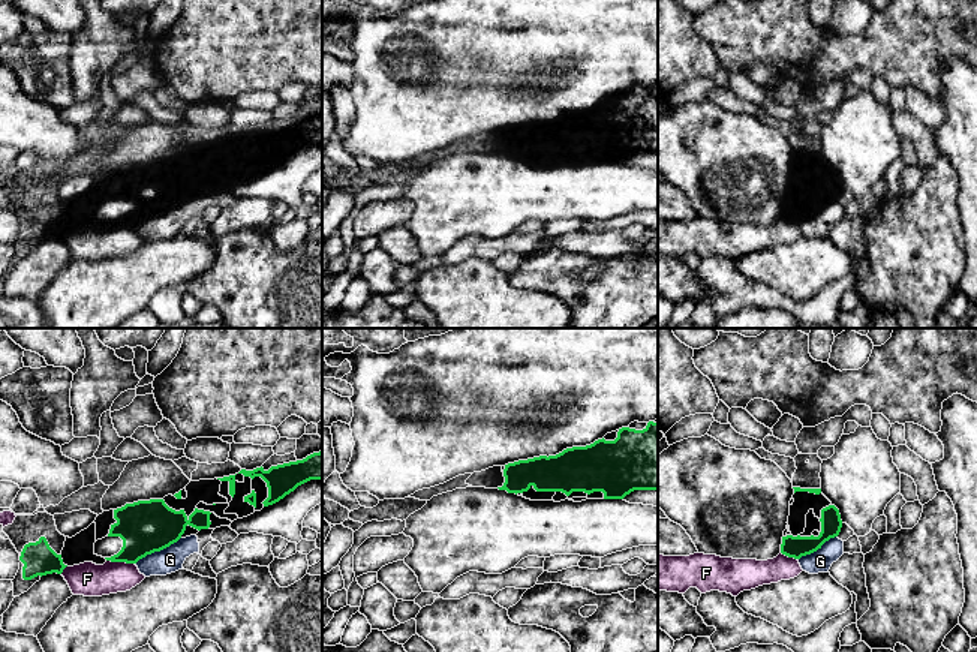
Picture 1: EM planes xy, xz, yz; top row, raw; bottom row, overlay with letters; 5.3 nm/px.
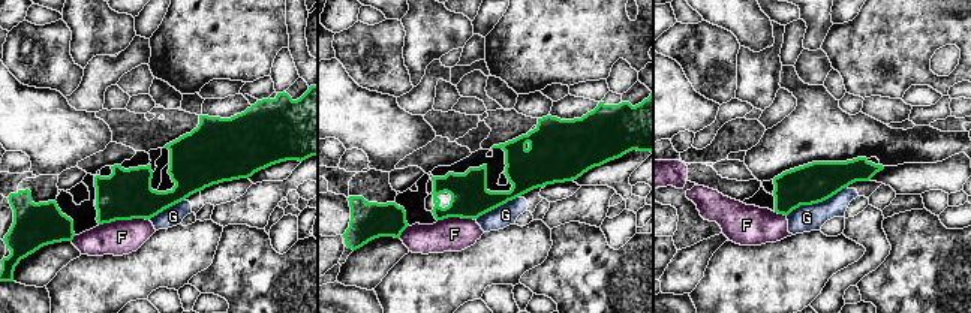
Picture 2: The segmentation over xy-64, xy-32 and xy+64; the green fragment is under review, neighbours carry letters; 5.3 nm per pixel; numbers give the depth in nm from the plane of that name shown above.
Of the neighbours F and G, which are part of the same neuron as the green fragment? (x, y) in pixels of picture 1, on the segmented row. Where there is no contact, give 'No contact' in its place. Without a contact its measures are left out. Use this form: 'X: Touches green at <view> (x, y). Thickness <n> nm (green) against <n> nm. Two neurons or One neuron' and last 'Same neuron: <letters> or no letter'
F: Touches green at xy (120, 561). Thickness 280 nm (green) against 180 nm. Two neurons
G: Touches green at xy (158, 550). Thickness 280 nm (green) against 140 nm. Two neurons
Same neuron: no letter

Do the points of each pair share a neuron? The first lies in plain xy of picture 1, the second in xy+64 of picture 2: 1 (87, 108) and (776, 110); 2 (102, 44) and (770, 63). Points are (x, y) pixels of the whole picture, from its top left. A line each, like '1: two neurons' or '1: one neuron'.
1: two neurons
2: one neuron

